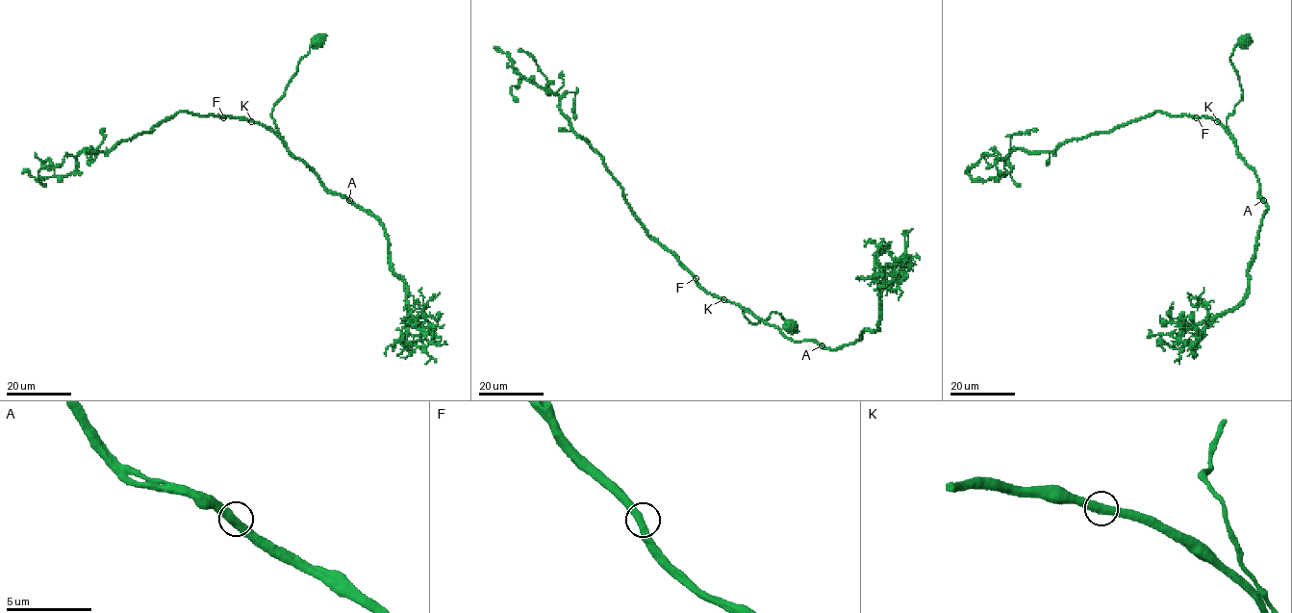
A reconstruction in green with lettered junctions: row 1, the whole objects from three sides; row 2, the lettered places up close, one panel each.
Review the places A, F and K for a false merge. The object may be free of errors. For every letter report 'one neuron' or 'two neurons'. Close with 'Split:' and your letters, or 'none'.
A: one neuron
F: one neuron
K: one neuron
Split: none

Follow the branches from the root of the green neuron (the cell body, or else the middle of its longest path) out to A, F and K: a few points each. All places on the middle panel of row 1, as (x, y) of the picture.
A: (792, 325), (774, 312), (752, 324), (743, 310), (747, 309), (773, 325), (791, 340), (817, 341), (822, 345)
F: (792, 325), (774, 312), (752, 324), (745, 316), (743, 310), (747, 309), (749, 311), (708, 293), (696, 278)
K: (792, 325), (774, 312), (766, 320), (752, 324), (745, 316), (743, 310), (747, 309), (749, 311), (723, 299)

